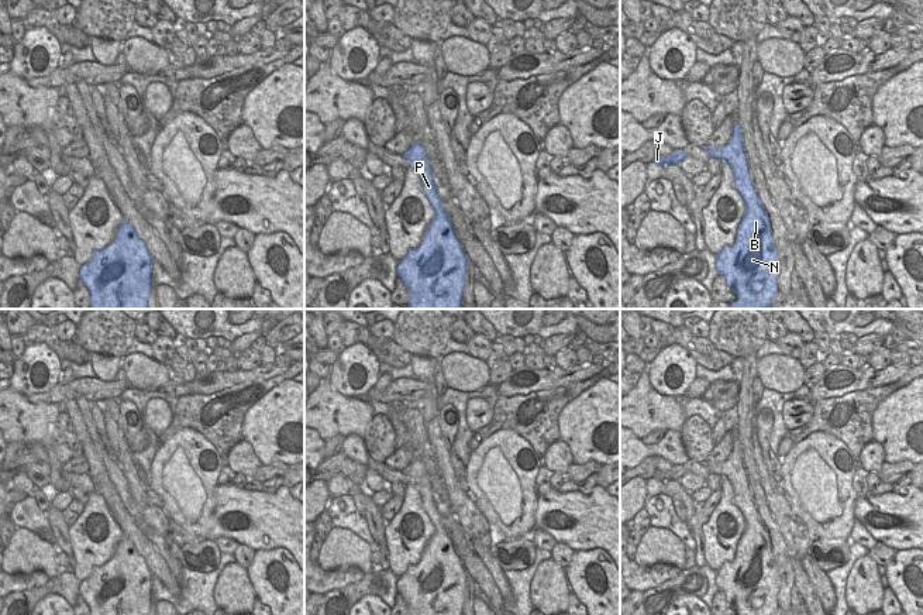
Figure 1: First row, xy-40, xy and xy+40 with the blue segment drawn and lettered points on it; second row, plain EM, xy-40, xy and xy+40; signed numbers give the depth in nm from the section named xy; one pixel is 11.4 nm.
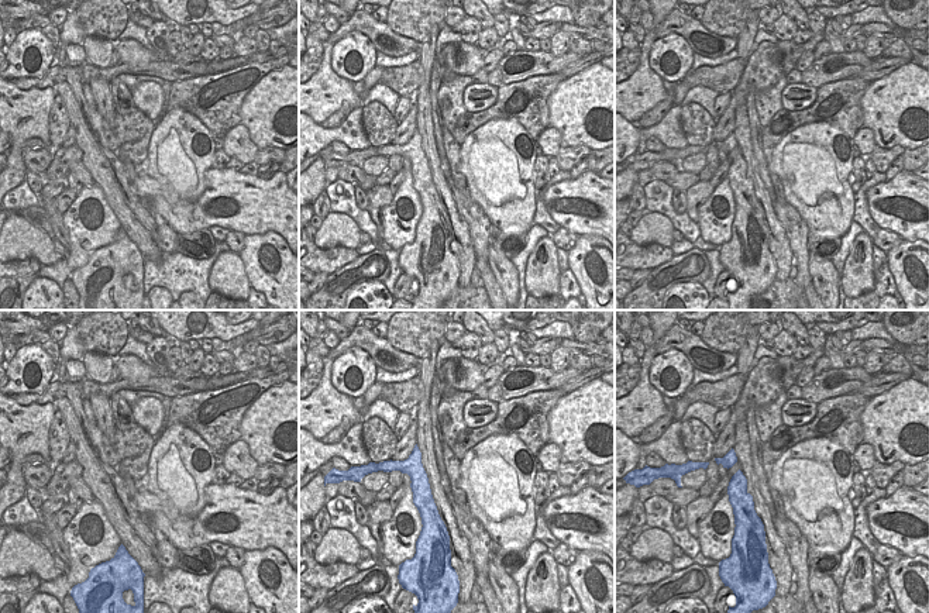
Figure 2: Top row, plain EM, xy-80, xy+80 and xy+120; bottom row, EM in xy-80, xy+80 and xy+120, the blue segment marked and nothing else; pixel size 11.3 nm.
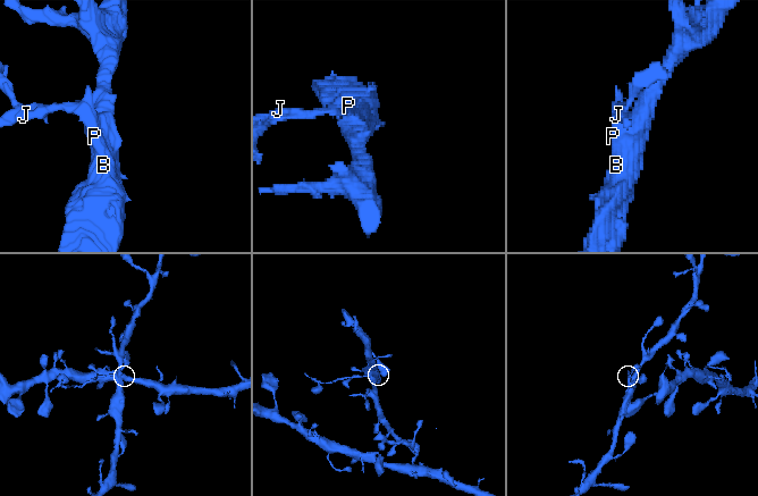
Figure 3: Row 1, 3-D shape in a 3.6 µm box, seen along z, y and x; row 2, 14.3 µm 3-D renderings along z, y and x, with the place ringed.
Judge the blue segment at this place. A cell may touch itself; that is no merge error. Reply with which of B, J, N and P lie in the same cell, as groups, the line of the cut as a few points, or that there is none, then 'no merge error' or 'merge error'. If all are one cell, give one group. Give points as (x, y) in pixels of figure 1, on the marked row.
B N P / J; cut in xy+40 along (741, 145), (726, 160); merge error

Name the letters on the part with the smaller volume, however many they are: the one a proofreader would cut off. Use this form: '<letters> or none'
J

